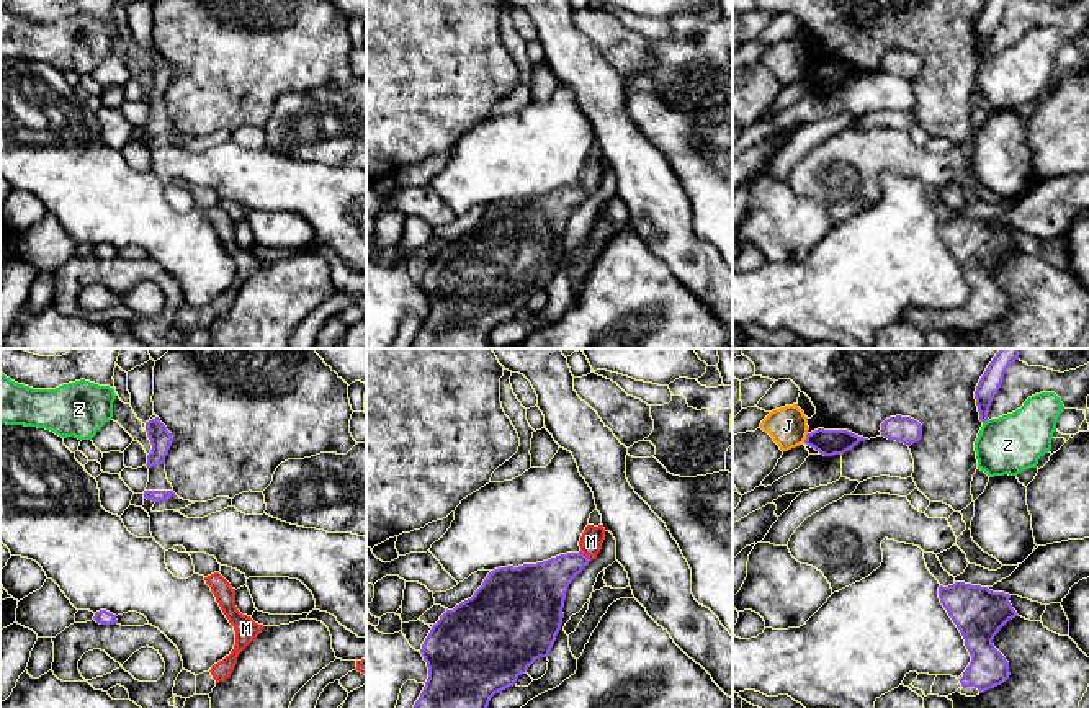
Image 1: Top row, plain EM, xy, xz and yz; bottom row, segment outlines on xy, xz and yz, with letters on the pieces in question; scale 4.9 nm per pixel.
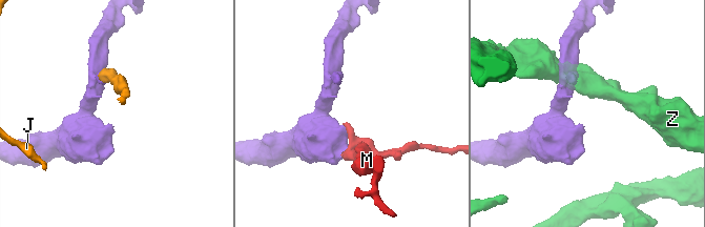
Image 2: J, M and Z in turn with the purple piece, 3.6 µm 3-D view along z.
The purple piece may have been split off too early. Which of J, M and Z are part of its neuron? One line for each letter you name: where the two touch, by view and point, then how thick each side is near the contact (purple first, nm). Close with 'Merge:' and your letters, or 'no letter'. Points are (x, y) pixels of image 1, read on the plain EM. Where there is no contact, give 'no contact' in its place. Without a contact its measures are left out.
M: xz (584, 188) | 220/110 nm
Merge: M

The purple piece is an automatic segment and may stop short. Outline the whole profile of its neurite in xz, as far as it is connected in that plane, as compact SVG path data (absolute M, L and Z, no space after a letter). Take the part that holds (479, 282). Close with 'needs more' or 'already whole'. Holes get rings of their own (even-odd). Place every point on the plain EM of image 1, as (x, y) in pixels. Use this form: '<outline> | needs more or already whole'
M587 159L579 186L494 203L471 232L446 242L422 278L428 312L410 348L487 348L495 327L513 320L536 293L549 289L562 258L567 221L597 191L603 173L603 159Z | needs more

